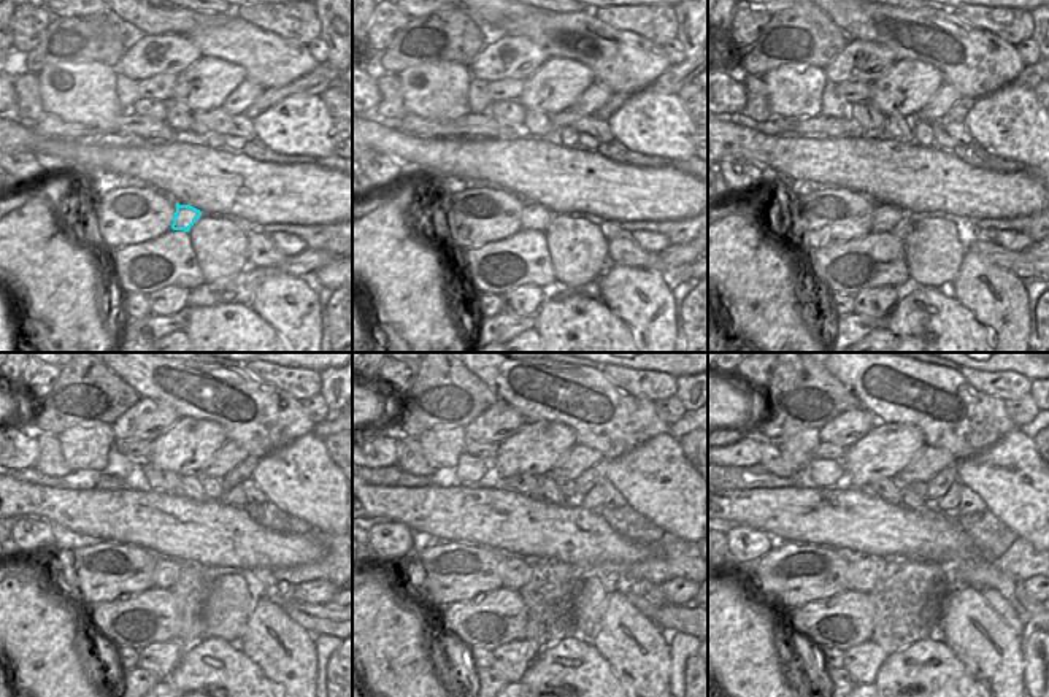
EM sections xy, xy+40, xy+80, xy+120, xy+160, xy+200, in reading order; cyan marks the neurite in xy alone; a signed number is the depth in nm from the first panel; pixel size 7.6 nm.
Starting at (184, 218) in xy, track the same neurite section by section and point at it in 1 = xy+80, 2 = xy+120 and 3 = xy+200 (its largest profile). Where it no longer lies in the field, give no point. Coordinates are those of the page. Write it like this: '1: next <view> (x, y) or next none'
1: next xy+80 (884, 218)
2: next xy+120 (165, 573)
3: next xy+200 (864, 569)

